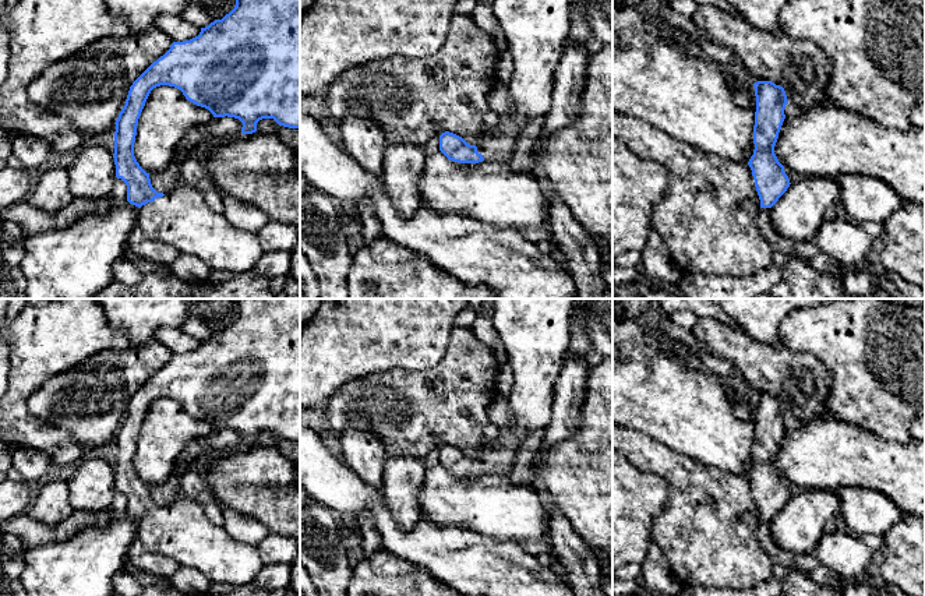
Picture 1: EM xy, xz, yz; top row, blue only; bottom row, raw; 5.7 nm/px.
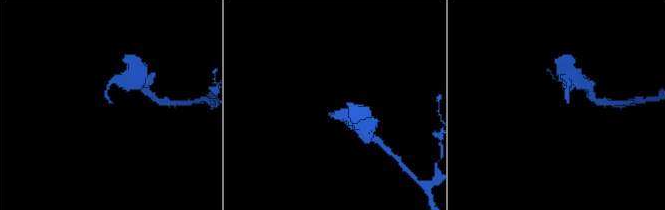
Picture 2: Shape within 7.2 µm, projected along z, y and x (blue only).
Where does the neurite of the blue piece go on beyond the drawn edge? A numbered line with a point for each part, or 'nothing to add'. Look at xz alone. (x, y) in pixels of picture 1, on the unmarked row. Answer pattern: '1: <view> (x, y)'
1: xz (536, 332)

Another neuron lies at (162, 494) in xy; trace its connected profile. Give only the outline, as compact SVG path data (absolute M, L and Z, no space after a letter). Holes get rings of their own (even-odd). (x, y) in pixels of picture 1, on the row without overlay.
M176 472L163 483L156 486L149 486L151 497L158 505L166 505L177 500L180 493L180 479Z

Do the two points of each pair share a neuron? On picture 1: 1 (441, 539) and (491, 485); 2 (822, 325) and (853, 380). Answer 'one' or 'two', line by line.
1: two
2: one

